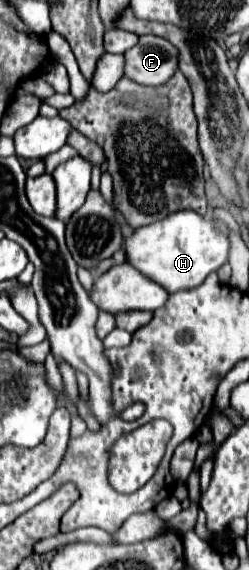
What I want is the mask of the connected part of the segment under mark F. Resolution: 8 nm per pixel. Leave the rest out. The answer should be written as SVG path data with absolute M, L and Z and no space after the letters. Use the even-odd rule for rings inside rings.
M141 35L137 47L123 53L125 77L141 85L163 85L179 67L177 49L163 37Z

